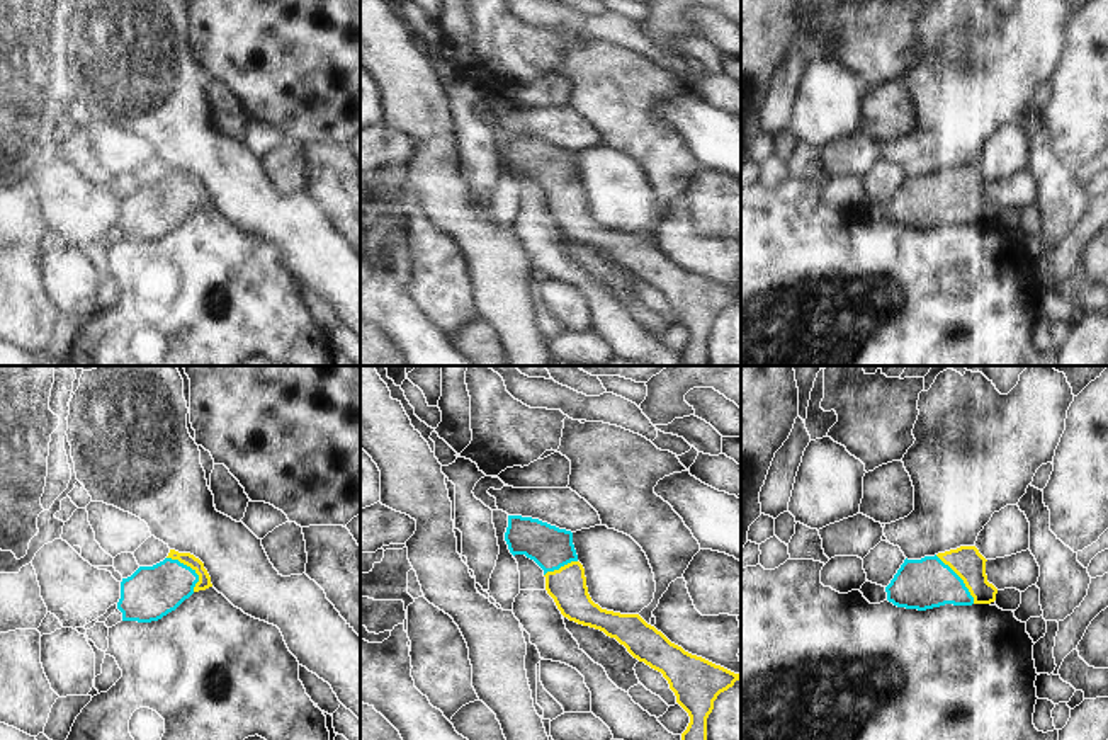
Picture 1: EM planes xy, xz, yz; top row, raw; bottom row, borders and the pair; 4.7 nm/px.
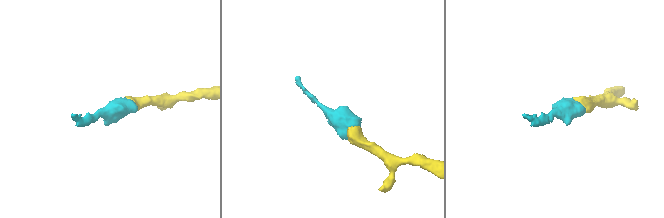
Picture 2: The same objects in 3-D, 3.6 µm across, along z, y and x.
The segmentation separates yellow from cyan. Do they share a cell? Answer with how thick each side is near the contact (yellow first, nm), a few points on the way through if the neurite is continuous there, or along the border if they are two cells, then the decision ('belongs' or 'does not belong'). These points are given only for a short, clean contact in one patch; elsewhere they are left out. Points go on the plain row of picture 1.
150/240 nm | across yz (966, 181), (961, 196), (923, 203) | belongs

